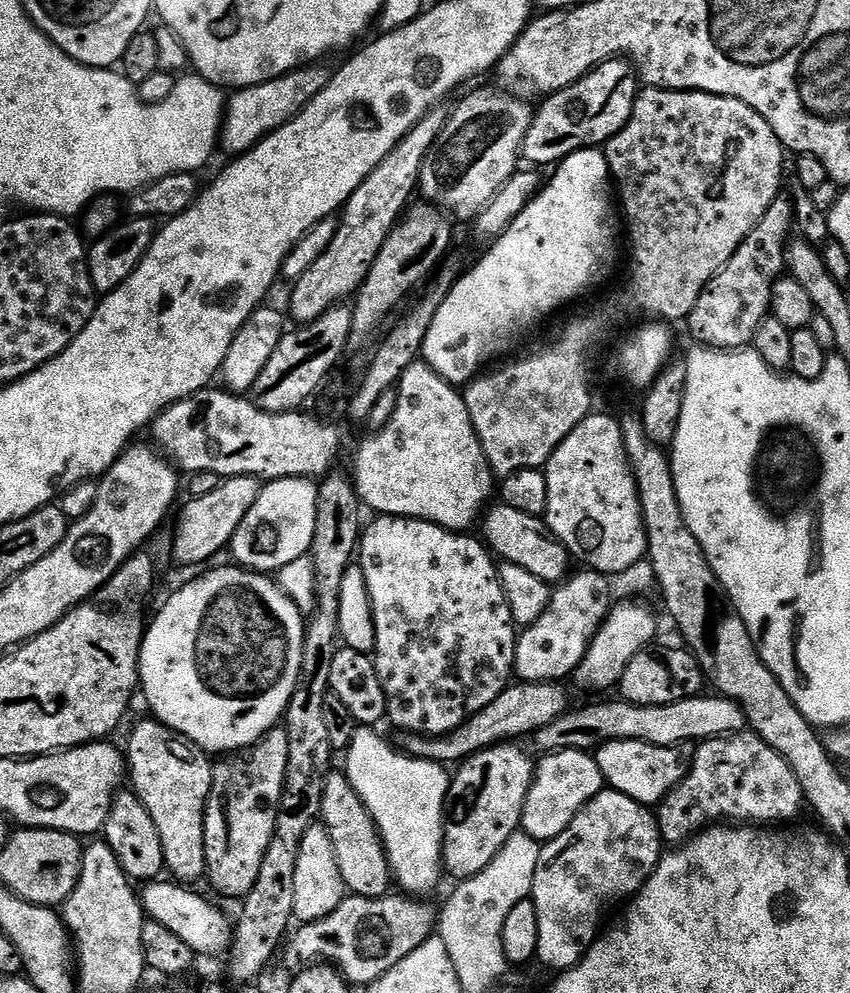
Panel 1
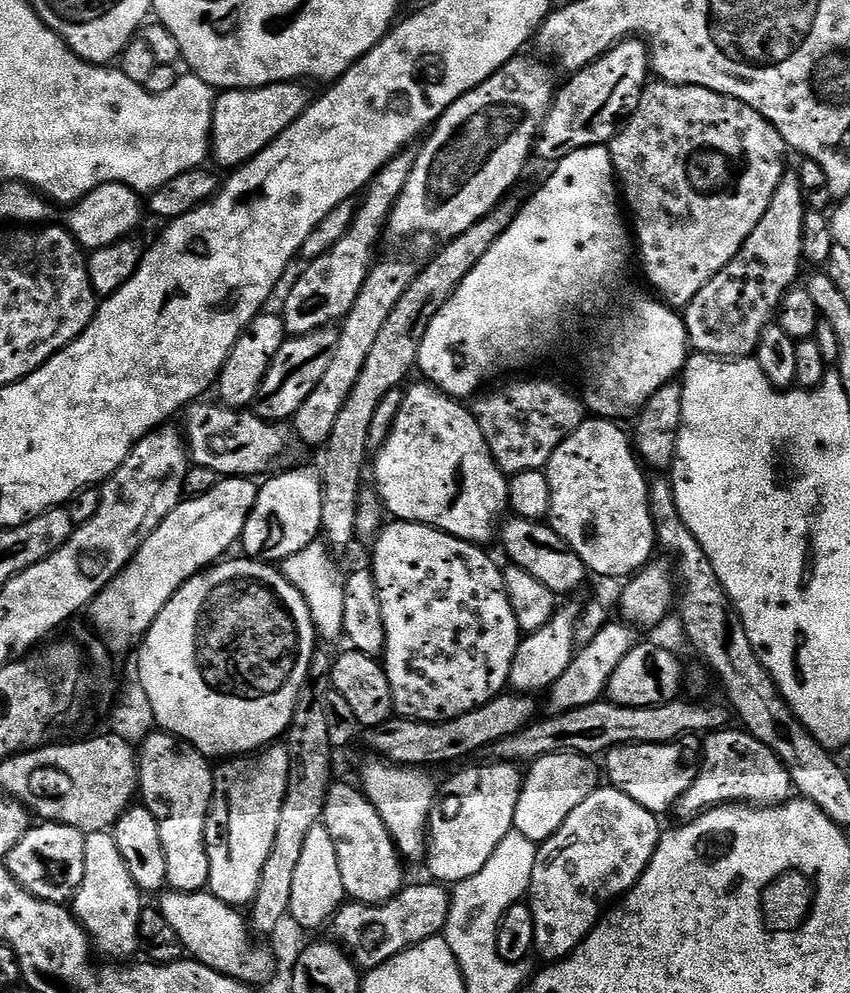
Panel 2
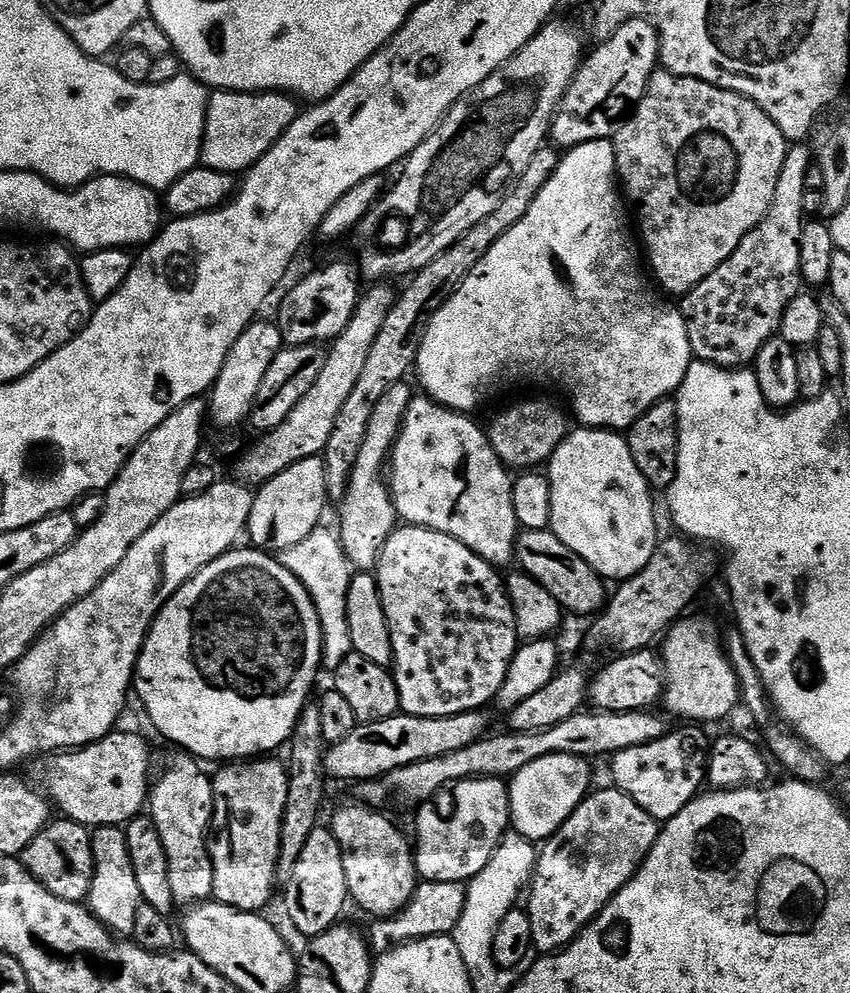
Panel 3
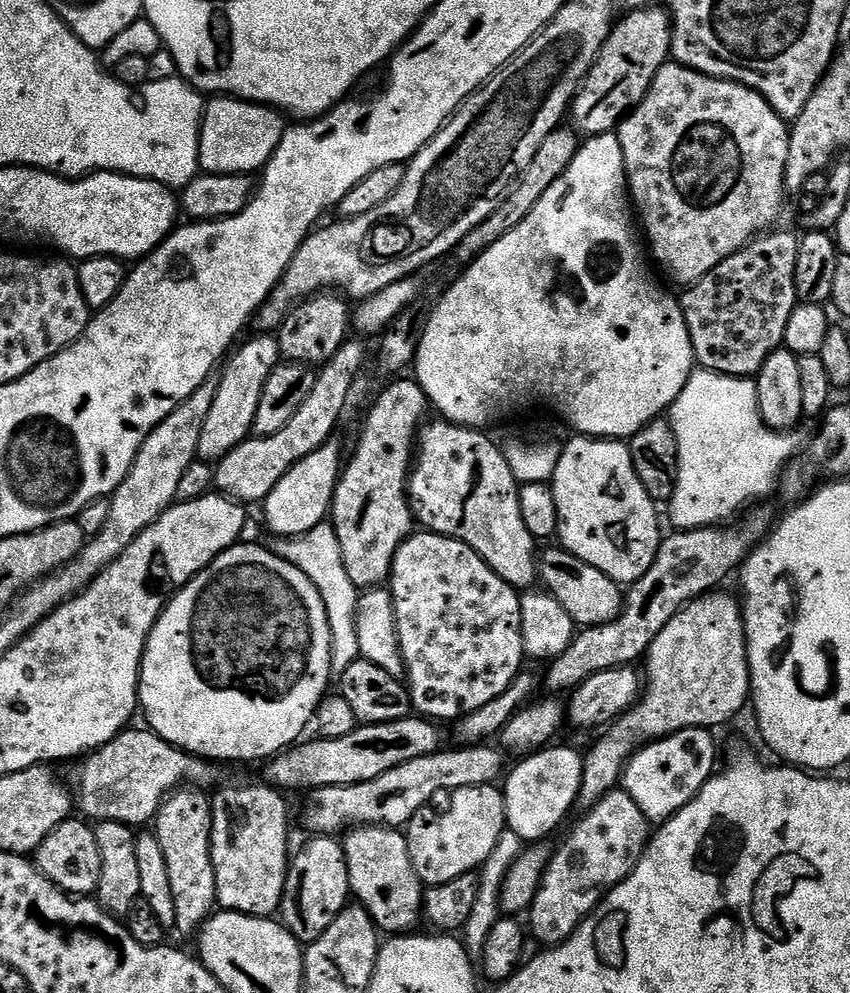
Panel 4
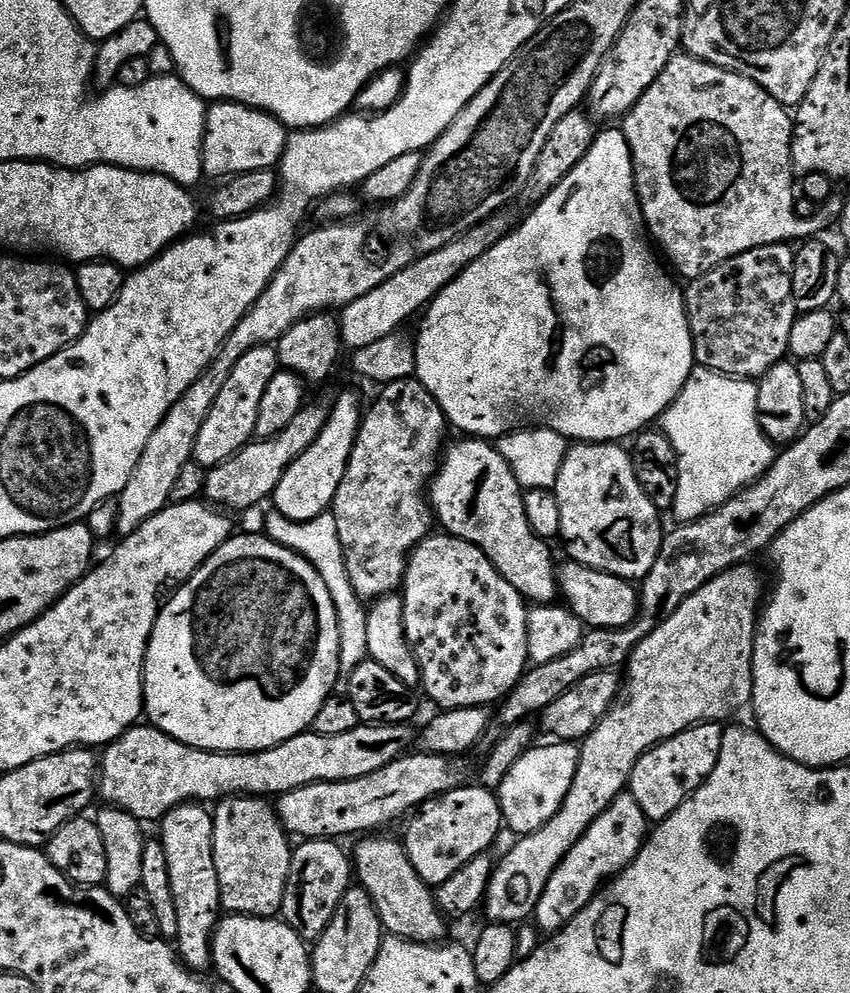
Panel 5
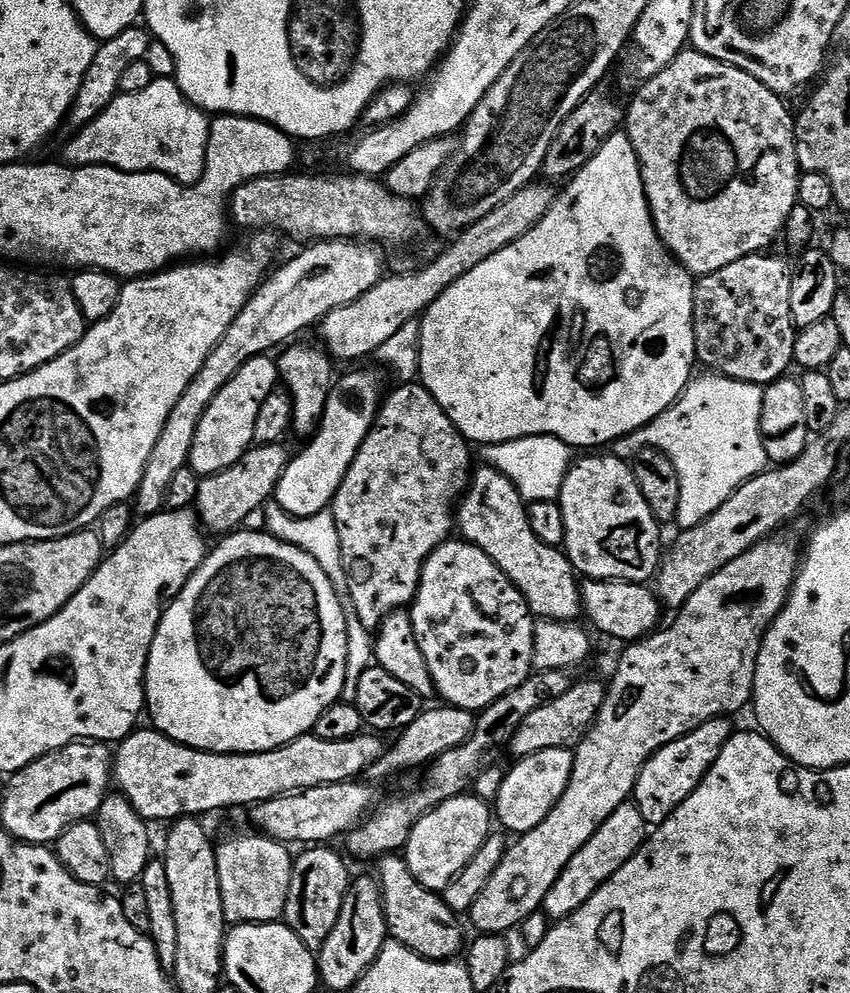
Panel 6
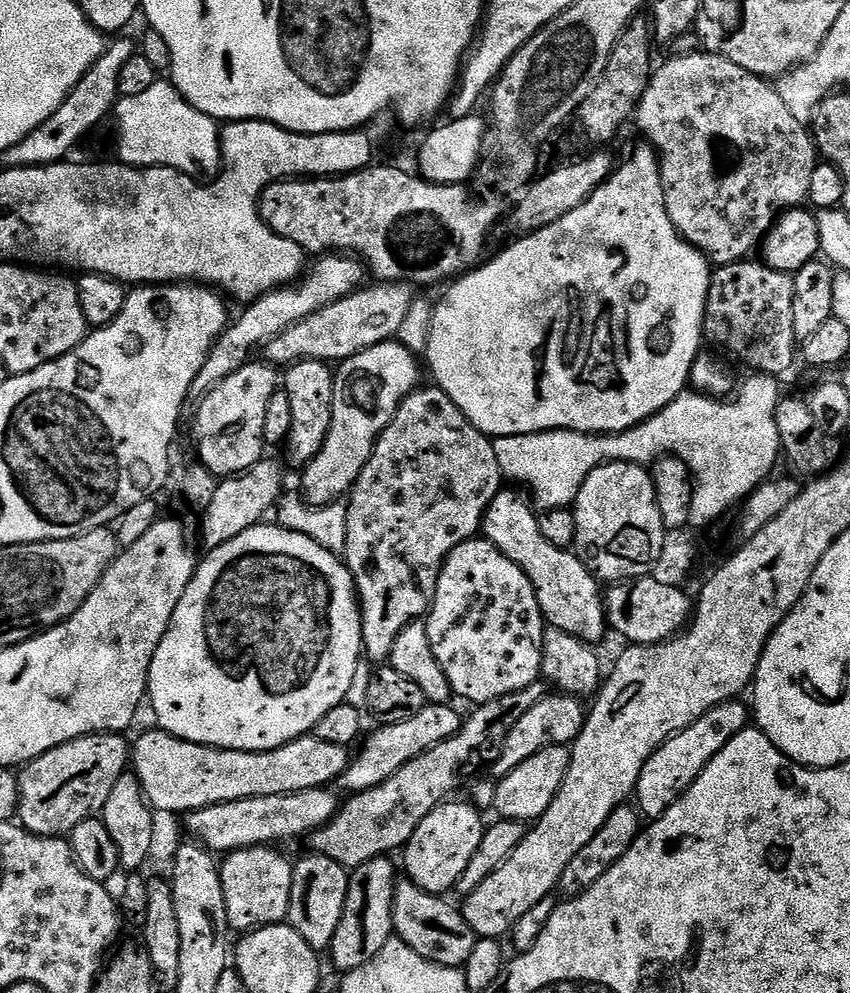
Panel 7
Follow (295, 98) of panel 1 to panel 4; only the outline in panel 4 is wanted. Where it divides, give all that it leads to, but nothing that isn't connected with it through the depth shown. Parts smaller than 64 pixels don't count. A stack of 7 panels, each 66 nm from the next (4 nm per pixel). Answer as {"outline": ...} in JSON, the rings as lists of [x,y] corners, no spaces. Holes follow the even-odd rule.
{"outline":[[[239,98],[209,99],[204,110],[203,123],[220,124],[220,132],[224,135],[224,156],[216,156],[213,160],[205,159],[203,171],[259,173],[274,154],[278,142],[282,142],[286,131],[283,118],[285,119],[277,109],[266,104],[253,104],[250,100]]]}

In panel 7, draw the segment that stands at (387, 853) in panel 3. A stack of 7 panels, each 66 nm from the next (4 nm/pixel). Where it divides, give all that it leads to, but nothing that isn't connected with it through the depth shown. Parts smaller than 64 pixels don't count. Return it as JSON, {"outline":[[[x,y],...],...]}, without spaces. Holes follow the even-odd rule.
{"outline":[[[407,878],[397,879],[392,903],[392,930],[395,939],[406,942],[414,954],[422,954],[430,962],[447,968],[463,969],[478,939],[476,931],[466,922],[463,911],[443,895],[423,892]]]}

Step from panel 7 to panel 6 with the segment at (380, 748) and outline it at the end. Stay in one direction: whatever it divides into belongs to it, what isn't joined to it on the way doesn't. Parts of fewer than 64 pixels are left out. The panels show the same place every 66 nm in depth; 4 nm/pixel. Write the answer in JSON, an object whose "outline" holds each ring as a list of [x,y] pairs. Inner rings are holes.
{"outline":[[[425,707],[424,711],[418,714],[418,718],[414,718],[414,722],[410,722],[410,726],[403,728],[393,739],[397,740],[393,744],[389,743],[384,755],[379,756],[368,769],[366,776],[369,781],[384,780],[387,776],[396,776],[400,771],[408,772],[411,768],[421,767],[420,769],[423,769],[444,754],[446,750],[452,750],[454,746],[462,746],[462,742],[466,742],[466,738],[470,738],[476,725],[476,716],[461,708],[439,707]]]}

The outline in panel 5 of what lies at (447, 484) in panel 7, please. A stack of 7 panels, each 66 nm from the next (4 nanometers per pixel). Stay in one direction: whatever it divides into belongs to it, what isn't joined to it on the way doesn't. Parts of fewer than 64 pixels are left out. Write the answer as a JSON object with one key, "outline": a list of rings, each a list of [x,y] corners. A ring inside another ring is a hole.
{"outline":[[[409,378],[390,382],[383,385],[379,392],[380,397],[369,408],[367,405],[363,413],[360,433],[356,436],[346,474],[338,486],[330,509],[338,522],[338,538],[342,542],[350,586],[354,586],[354,590],[365,602],[391,596],[403,585],[408,557],[433,531],[434,513],[426,493],[446,448],[444,435],[450,432],[443,410],[430,390],[426,390],[426,386],[422,386],[419,380]]]}

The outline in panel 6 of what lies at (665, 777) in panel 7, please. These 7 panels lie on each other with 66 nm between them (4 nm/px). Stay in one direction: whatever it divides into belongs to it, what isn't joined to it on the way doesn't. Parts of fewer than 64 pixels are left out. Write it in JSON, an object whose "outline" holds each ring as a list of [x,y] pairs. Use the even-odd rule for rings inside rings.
{"outline":[[[716,716],[710,722],[690,730],[690,734],[678,737],[674,742],[662,746],[642,766],[638,774],[636,791],[634,793],[634,803],[642,814],[642,818],[650,826],[659,826],[694,794],[694,790],[702,782],[702,778],[714,766],[718,754],[722,754],[722,746],[732,736],[734,725],[731,719],[723,716]]]}

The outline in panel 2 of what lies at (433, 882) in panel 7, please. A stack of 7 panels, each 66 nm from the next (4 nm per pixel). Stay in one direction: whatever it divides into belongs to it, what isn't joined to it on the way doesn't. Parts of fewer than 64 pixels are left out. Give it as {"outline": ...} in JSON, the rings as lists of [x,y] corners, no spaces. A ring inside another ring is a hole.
{"outline":[[[511,762],[491,763],[464,768],[449,778],[445,788],[443,785],[443,795],[445,792],[452,796],[448,800],[452,813],[444,820],[440,810],[433,811],[428,822],[426,861],[433,881],[455,886],[478,874],[478,870],[490,862],[494,850],[498,850],[498,842],[514,830],[514,814],[522,783],[521,769]]]}

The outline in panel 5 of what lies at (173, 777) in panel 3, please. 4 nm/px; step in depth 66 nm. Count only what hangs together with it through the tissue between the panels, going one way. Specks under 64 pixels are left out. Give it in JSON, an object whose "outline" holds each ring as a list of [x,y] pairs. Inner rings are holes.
{"outline":[[[200,802],[178,804],[174,810],[167,812],[158,824],[158,839],[166,850],[166,862],[170,865],[170,890],[174,890],[174,910],[178,910],[178,934],[174,948],[181,965],[189,972],[197,974],[204,974],[204,971],[212,968],[212,936],[216,933],[216,925],[222,919],[218,870],[214,870],[213,813],[204,808],[207,807]]]}

